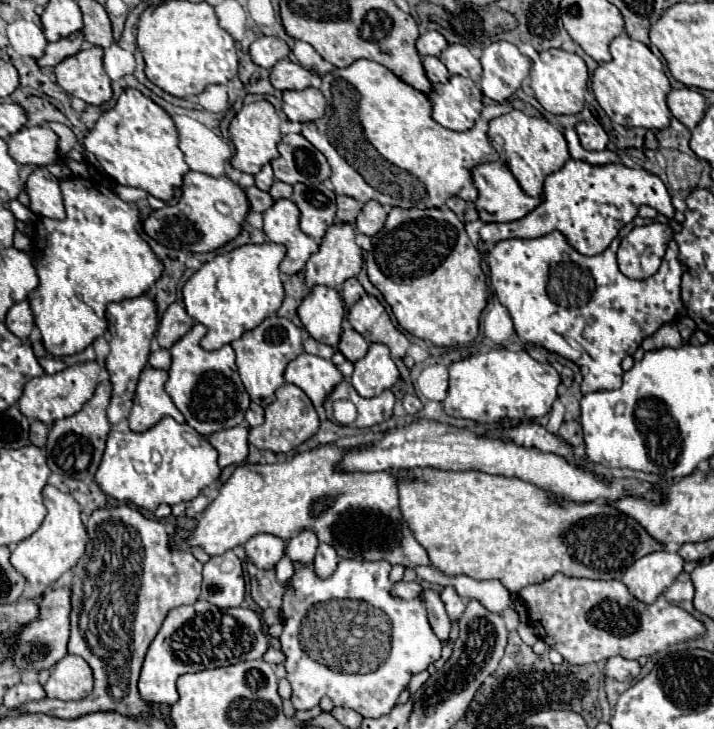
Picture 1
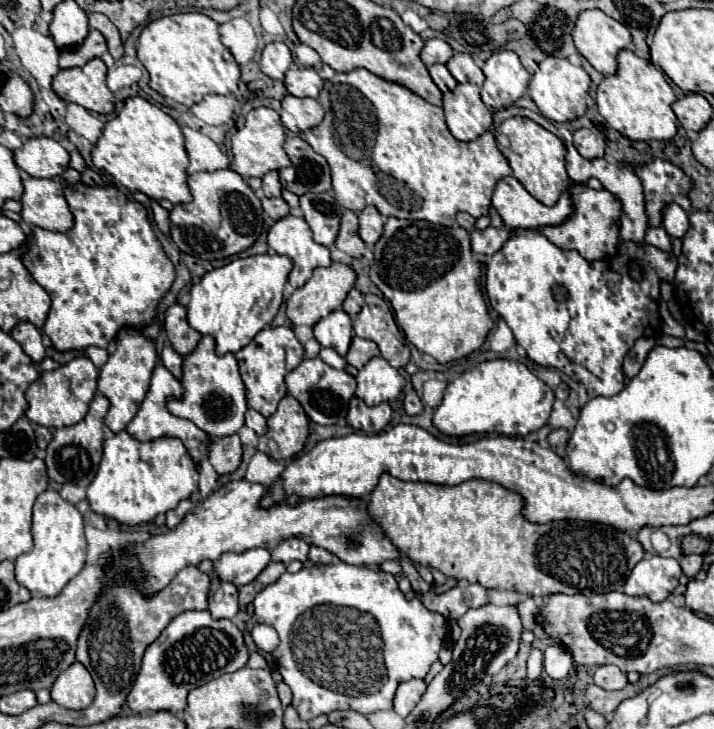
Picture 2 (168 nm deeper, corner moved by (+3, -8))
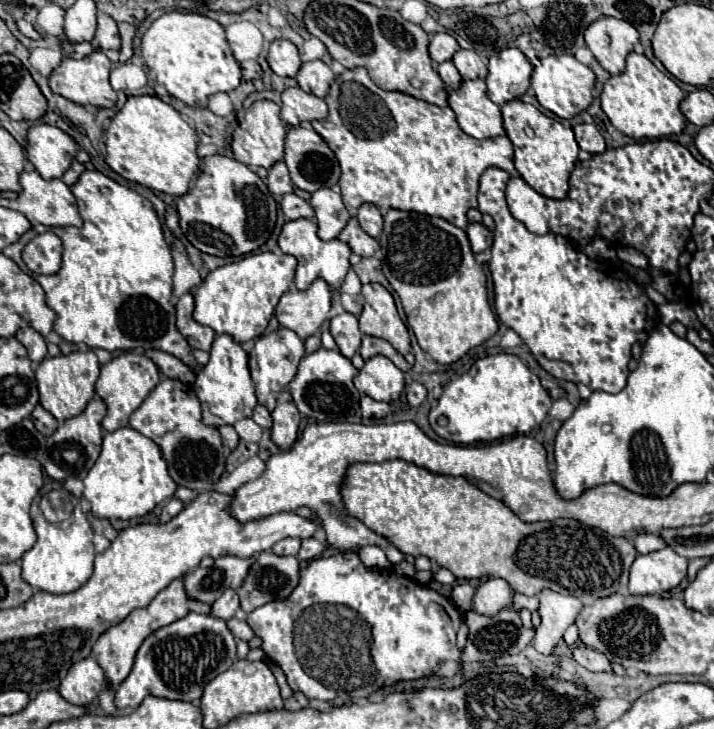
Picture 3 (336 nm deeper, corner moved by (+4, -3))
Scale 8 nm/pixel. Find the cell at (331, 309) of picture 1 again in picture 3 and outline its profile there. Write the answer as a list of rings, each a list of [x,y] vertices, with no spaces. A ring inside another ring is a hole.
[[[340,314],[340,316],[334,316],[330,320],[330,332],[338,344],[338,350],[346,356],[346,358],[352,358],[360,344],[362,344],[362,332],[358,328],[358,318],[354,314]]]

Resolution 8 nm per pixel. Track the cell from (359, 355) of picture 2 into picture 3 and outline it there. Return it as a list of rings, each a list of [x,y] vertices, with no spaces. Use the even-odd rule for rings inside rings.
[[[364,336],[362,338],[362,346],[360,346],[360,354],[362,354],[362,358],[364,360],[368,360],[368,358],[372,358],[372,356],[378,356],[378,354],[382,354],[382,356],[386,356],[386,358],[390,358],[402,372],[408,372],[412,366],[404,360],[404,356],[390,344],[390,342],[386,342],[386,340],[382,340],[382,338],[374,338],[374,336]]]

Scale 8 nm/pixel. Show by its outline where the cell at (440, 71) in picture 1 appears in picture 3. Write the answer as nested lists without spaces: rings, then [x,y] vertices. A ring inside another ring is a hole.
[[[452,62],[436,64],[436,72],[440,74],[440,78],[444,80],[444,84],[446,84],[446,88],[448,88],[448,90],[458,88],[458,86],[460,86],[460,82],[462,82],[462,76],[460,76],[460,72],[456,70],[456,66],[454,66]]]

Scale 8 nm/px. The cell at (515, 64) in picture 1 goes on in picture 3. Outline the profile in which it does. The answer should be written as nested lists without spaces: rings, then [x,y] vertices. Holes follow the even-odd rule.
[[[504,48],[490,56],[486,78],[490,100],[502,106],[514,98],[520,98],[530,86],[530,74],[532,64],[518,48]]]

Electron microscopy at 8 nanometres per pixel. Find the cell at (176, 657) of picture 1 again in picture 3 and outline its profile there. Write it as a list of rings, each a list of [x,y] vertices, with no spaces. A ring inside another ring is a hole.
[[[190,612],[186,618],[176,620],[156,632],[152,632],[140,646],[136,662],[128,678],[118,686],[114,704],[120,710],[138,708],[146,696],[158,696],[168,700],[196,702],[202,696],[204,686],[218,674],[226,672],[236,660],[236,642],[226,622],[216,616],[204,616]]]

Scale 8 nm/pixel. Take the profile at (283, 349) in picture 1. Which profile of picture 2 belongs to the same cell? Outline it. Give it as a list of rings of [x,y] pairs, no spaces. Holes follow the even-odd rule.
[[[265,327],[247,347],[239,349],[235,357],[239,363],[241,379],[245,383],[249,407],[259,411],[263,417],[271,417],[277,411],[277,403],[287,395],[283,377],[301,363],[303,345],[299,343],[291,327]]]

